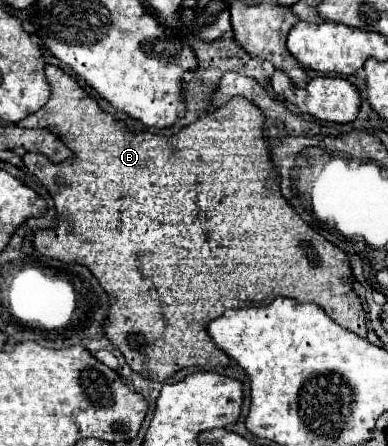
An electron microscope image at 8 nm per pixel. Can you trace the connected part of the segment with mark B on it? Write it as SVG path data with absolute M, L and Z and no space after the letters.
M48 65L44 69L44 75L46 75L46 81L50 83L48 103L40 111L18 121L16 125L18 127L40 127L40 129L52 131L72 151L72 157L66 161L60 161L60 163L52 163L50 159L36 157L36 155L22 157L26 169L30 173L34 173L42 185L46 185L48 193L54 199L54 207L56 207L56 223L58 225L52 229L36 229L34 231L34 249L50 259L56 259L62 263L78 263L78 265L84 265L90 269L90 273L98 279L102 289L108 293L106 337L122 351L122 355L126 357L126 363L130 365L132 371L140 373L146 379L152 379L152 381L166 381L176 371L180 371L184 367L192 367L192 365L196 365L196 367L206 367L206 365L208 367L218 367L218 365L226 367L230 359L224 351L220 351L212 343L212 339L206 333L206 325L212 319L220 317L226 309L238 309L238 307L246 307L246 305L250 307L250 305L260 305L260 303L268 305L278 295L296 299L298 303L314 303L314 305L322 307L324 313L332 321L342 325L344 329L348 329L360 337L366 337L366 313L364 313L360 297L354 293L352 285L348 283L348 275L352 275L350 259L344 255L344 251L334 247L320 233L316 233L306 221L302 221L294 213L294 209L286 203L286 199L280 195L280 189L278 189L280 177L268 157L268 145L264 143L264 135L262 135L264 115L248 99L234 97L226 105L222 105L222 107L202 115L194 123L186 125L176 135L162 137L162 135L152 135L148 131L130 133L126 127L120 125L118 119L114 119L110 113L104 113L98 107L98 103L60 67Z

